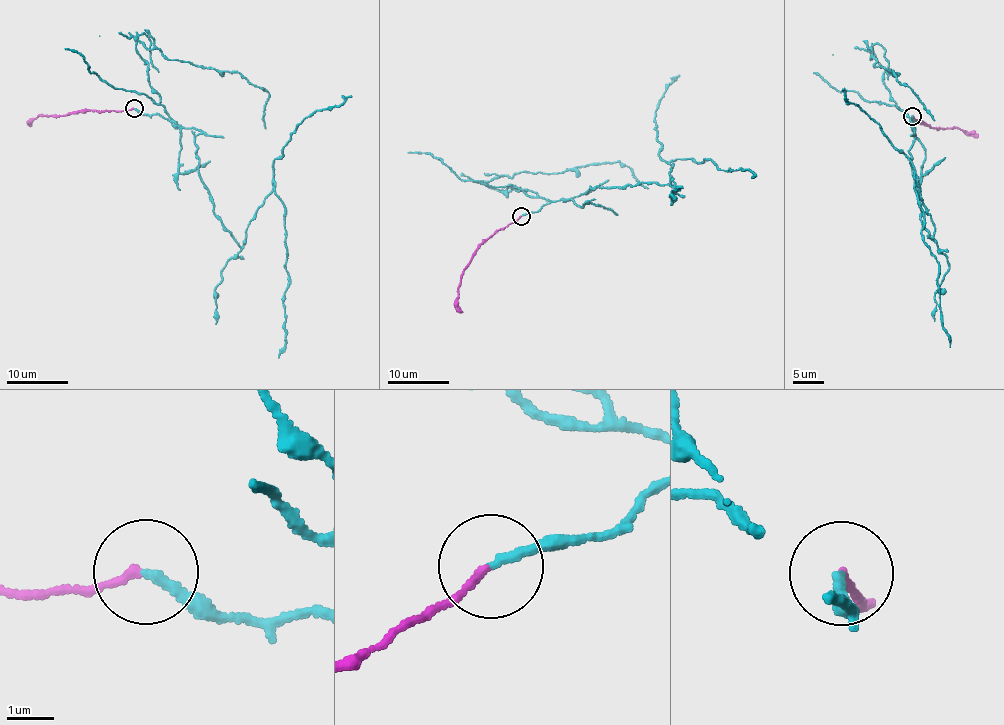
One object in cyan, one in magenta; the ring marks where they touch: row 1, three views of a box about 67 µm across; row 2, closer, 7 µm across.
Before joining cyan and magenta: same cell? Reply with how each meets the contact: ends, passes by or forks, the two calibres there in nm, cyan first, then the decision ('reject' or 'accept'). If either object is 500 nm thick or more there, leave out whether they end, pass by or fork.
cyan ends | magenta ends | 200/150 nm | reject

